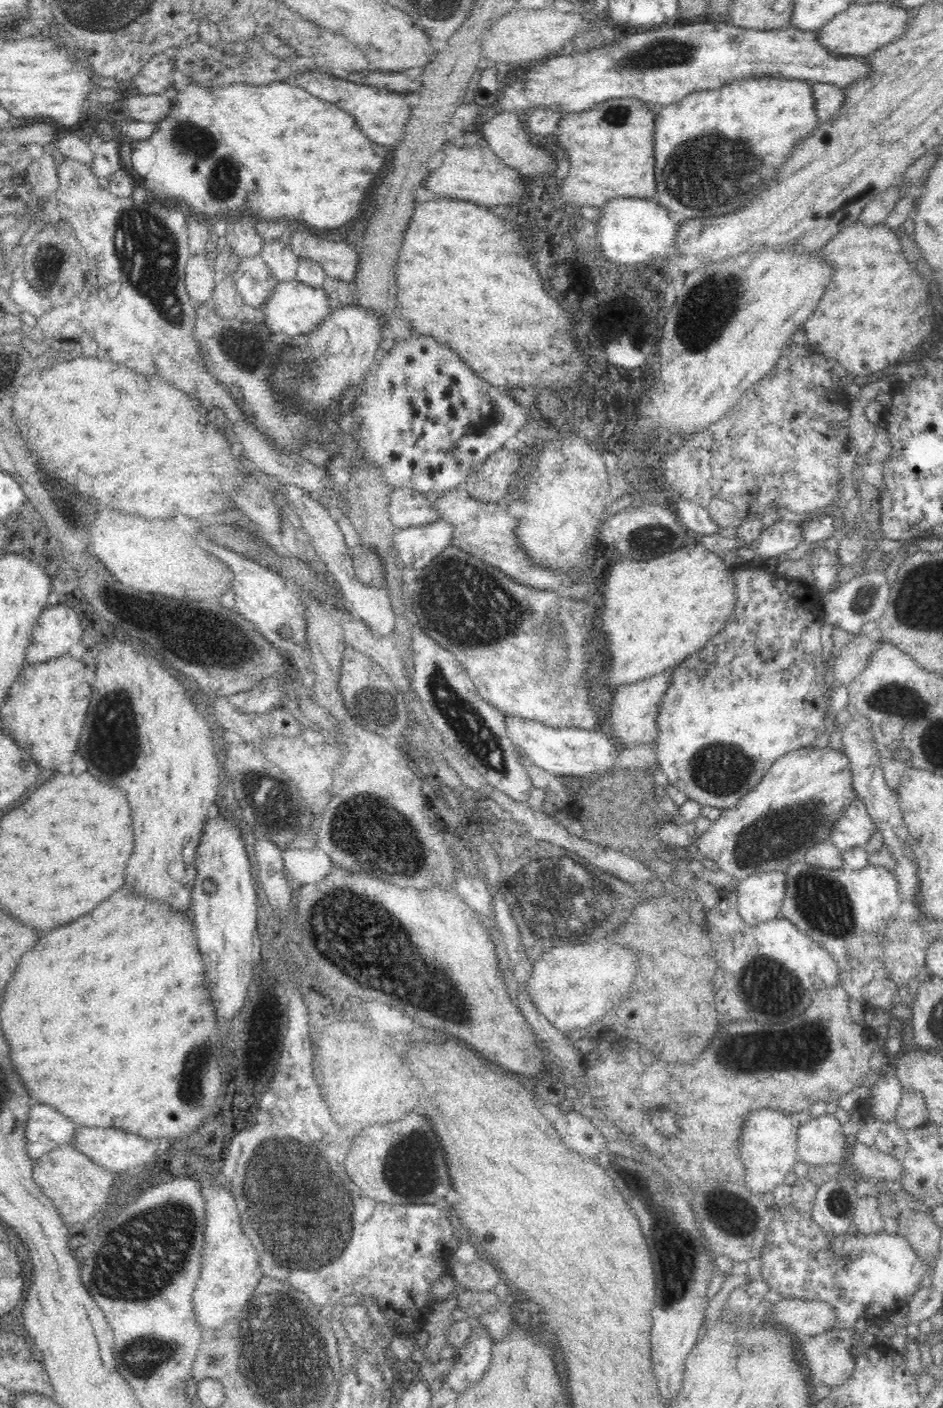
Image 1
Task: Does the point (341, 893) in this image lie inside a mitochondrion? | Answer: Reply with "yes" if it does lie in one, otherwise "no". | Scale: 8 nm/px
yes

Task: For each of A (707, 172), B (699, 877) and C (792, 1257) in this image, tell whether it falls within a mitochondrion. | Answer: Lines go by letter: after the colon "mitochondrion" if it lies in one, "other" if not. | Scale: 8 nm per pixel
A: mitochondrion
B: other
C: other

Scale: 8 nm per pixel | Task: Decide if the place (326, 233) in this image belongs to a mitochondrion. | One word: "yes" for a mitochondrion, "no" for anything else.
no

